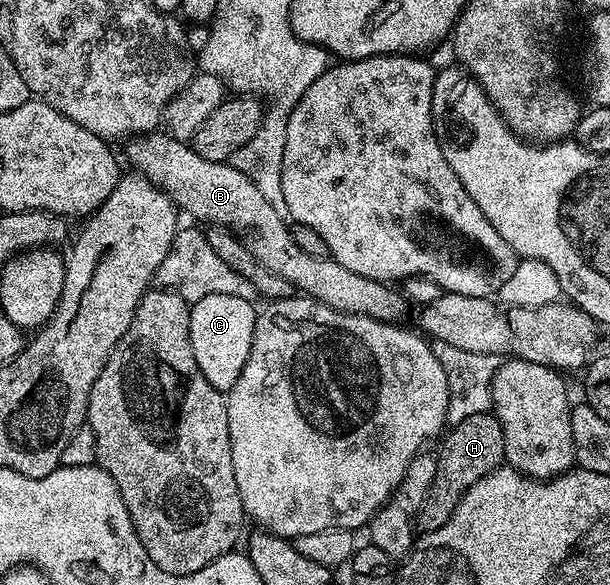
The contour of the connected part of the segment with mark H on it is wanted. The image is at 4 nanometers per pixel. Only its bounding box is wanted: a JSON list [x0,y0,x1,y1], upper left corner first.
[418,411,504,531]

